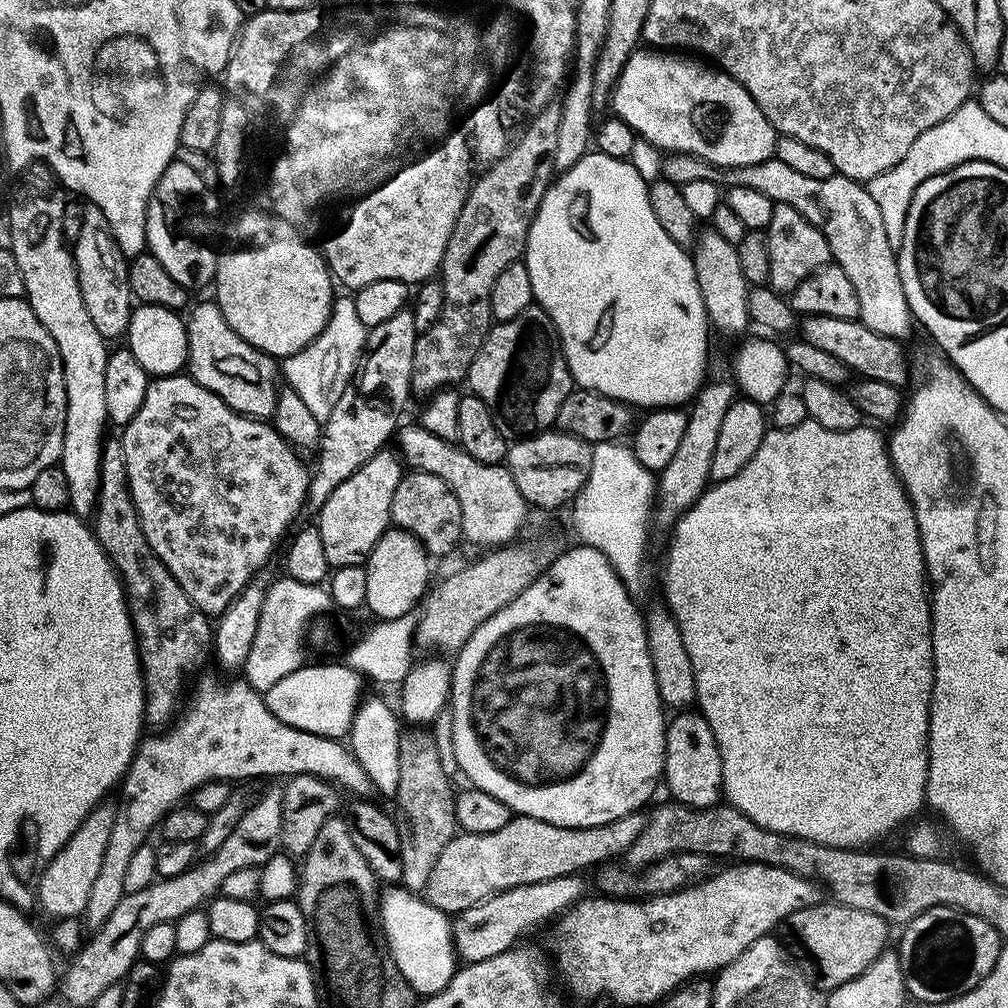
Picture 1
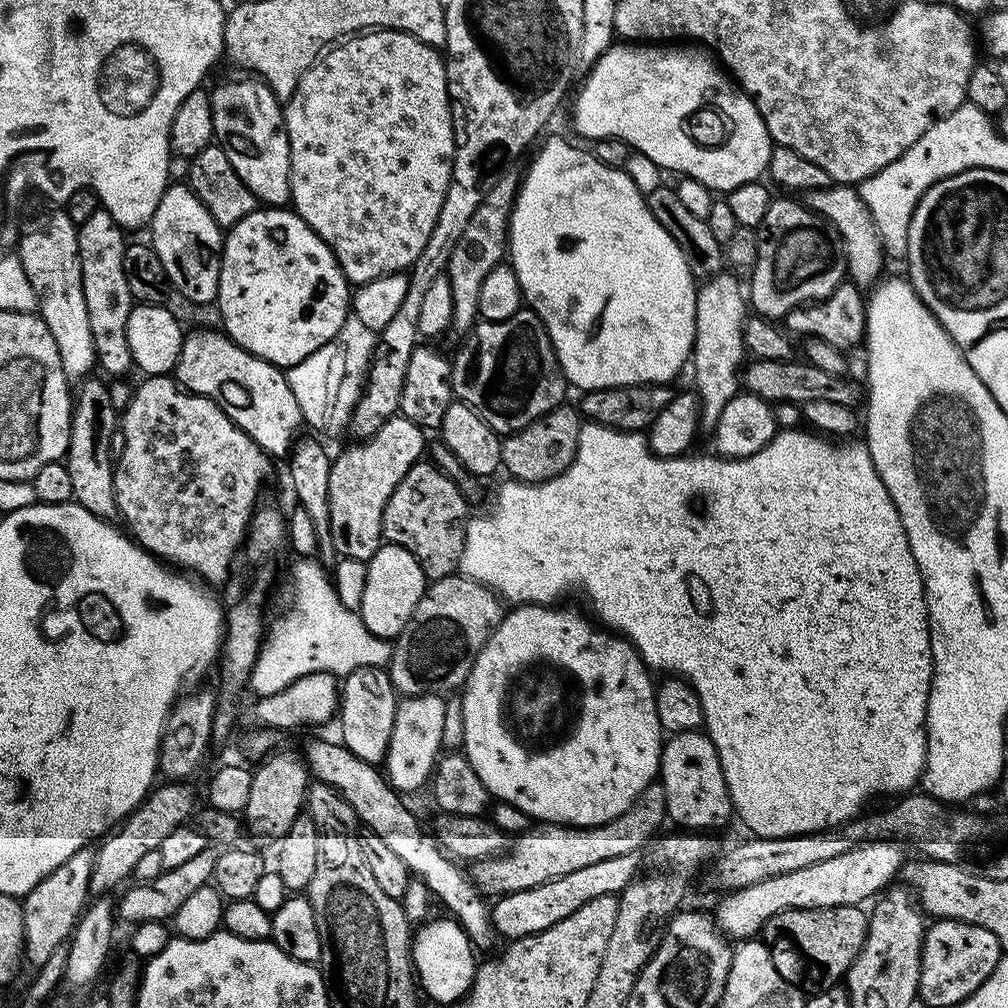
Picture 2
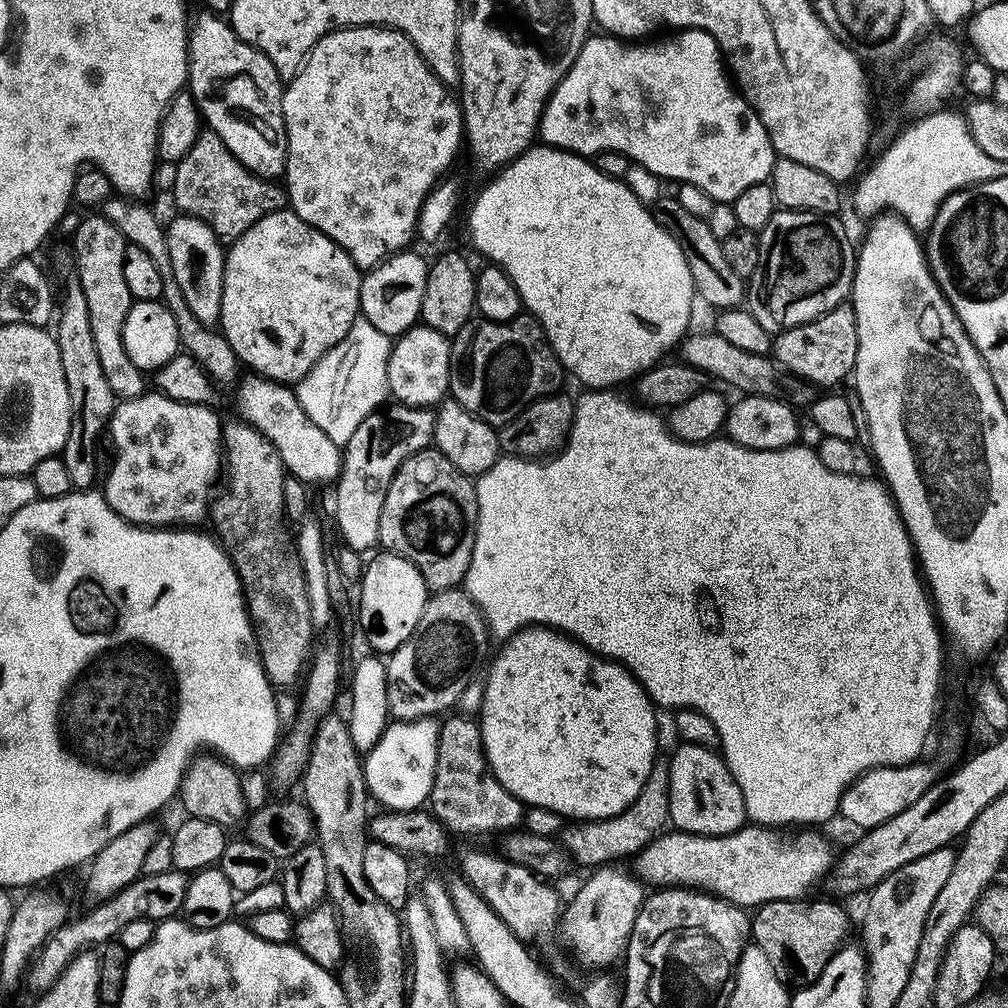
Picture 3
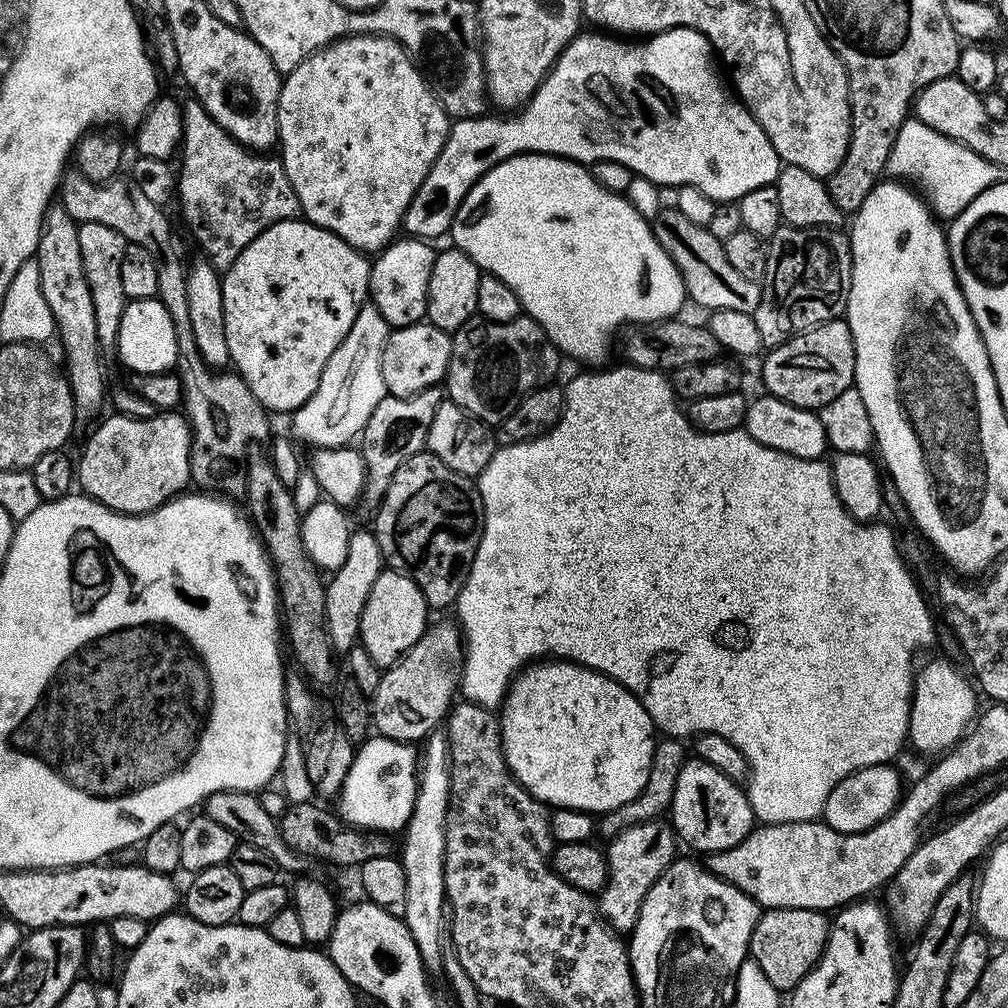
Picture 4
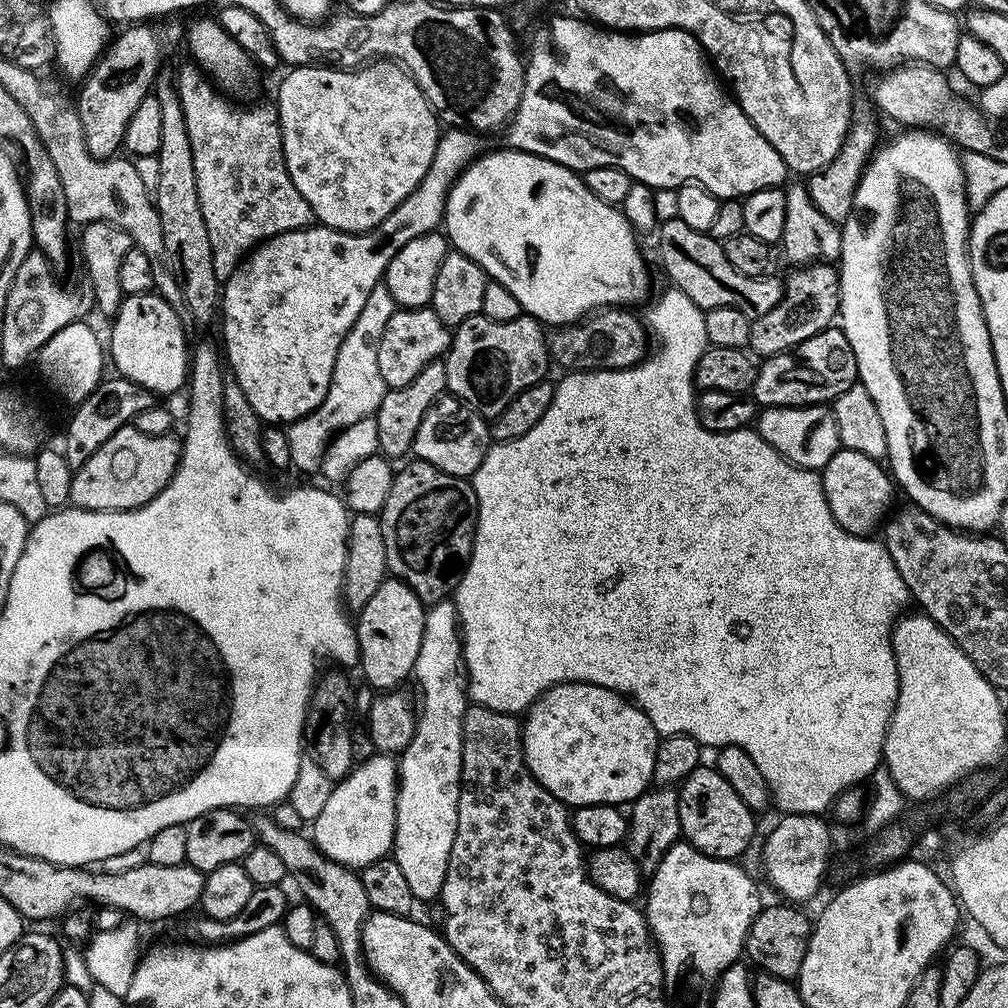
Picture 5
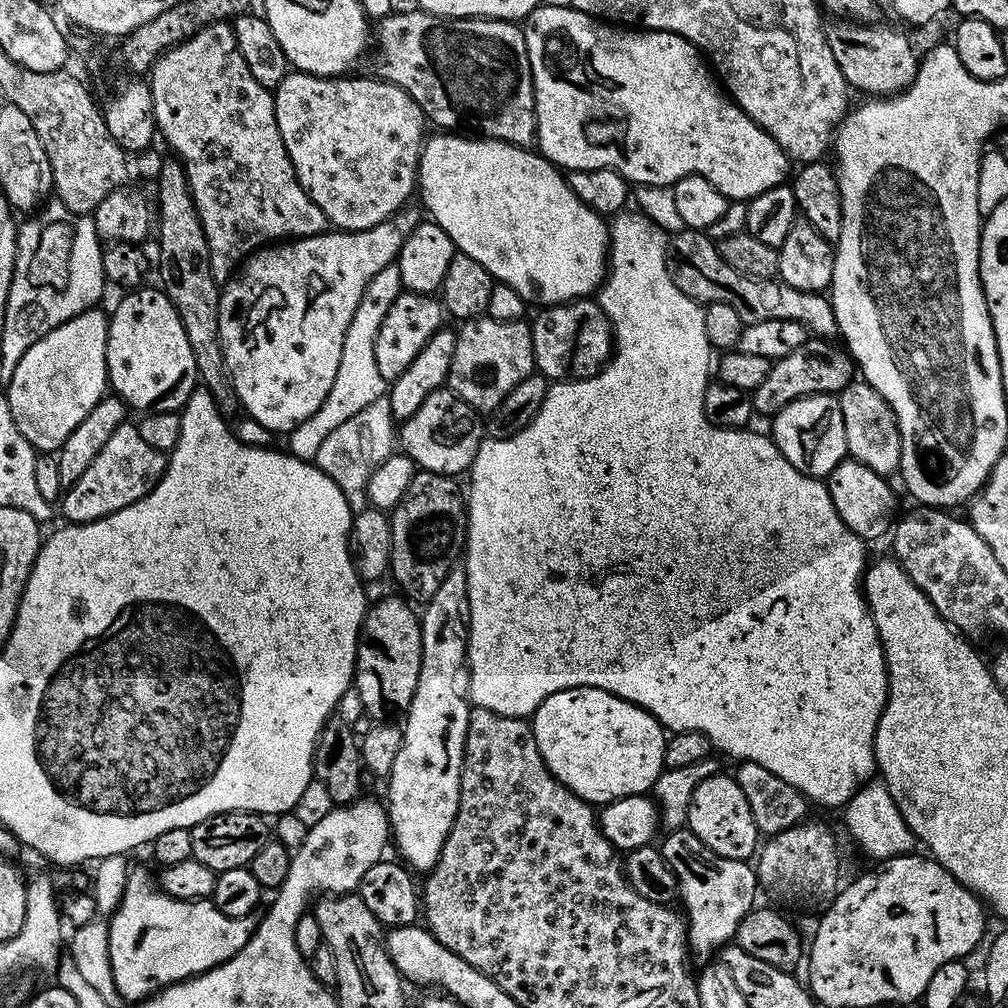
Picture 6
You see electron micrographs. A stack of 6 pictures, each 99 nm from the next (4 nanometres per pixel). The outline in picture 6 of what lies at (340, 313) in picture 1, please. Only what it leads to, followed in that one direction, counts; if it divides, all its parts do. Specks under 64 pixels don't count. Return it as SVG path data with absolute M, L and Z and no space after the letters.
M395 263L378 270L378 274L374 274L374 278L370 278L370 286L366 286L366 290L362 294L362 302L358 302L358 310L354 310L354 318L350 318L350 326L346 326L346 338L342 341L342 362L338 362L338 375L334 377L334 386L330 386L330 394L326 394L326 402L322 402L322 406L318 406L318 410L314 414L310 414L310 418L306 418L306 422L302 422L294 431L287 433L288 444L286 444L286 448L293 456L300 460L315 461L322 442L338 426L341 426L342 422L349 421L354 417L354 414L361 413L370 402L385 395L386 382L382 378L382 374L378 374L378 362L374 362L374 338L378 338L382 318L386 318L390 306L394 306L394 298L400 296L403 288L402 274Z

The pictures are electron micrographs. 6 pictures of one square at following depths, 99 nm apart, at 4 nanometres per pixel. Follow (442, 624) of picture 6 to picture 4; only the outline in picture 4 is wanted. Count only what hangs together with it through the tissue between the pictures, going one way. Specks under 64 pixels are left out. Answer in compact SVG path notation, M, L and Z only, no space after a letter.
M443 735L427 737L422 748L422 767L418 772L416 801L412 817L403 833L406 874L406 910L403 922L410 930L420 951L423 967L441 967L440 927L446 924L446 893L444 890L444 827L448 821L448 798L452 795L452 774L448 758L448 741Z

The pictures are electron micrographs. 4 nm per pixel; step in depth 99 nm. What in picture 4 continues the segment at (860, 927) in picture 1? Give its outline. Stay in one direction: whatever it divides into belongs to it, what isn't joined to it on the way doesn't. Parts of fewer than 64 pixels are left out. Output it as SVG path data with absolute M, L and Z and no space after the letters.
M769 908L761 911L758 922L750 934L748 955L754 962L758 962L758 966L762 966L762 974L770 978L777 992L791 993L822 958L828 941L829 927L829 917L818 910Z

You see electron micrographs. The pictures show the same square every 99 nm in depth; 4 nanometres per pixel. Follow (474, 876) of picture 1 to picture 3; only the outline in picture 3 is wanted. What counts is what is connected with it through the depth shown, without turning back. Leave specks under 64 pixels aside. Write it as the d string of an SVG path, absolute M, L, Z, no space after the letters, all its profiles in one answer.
M657 762L652 765L652 773L642 786L638 798L626 806L616 816L608 816L605 820L582 820L572 822L563 829L562 843L572 855L573 861L587 870L595 870L601 866L612 866L623 856L635 857L651 840L655 840L665 831L670 814L670 774L667 763Z

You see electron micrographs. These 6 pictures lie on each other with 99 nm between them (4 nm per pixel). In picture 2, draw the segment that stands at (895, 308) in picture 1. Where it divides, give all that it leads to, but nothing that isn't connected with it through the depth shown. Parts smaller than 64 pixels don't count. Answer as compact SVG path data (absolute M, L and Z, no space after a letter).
M833 186L814 190L807 193L806 203L813 212L823 216L834 229L835 235L842 245L842 251L848 259L848 276L851 283L857 286L875 285L881 279L880 271L884 268L886 253L884 243L880 241L880 235L874 226L874 218L870 214L866 202L862 202L859 191L852 186Z

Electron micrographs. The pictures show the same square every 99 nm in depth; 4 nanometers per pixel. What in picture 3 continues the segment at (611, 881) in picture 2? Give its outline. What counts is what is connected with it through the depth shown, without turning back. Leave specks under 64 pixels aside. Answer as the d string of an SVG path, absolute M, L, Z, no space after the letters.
M749 823L725 836L699 836L665 830L634 857L634 872L653 889L690 888L755 910L771 900L803 900L816 883L831 873L832 848L816 830L777 830Z

